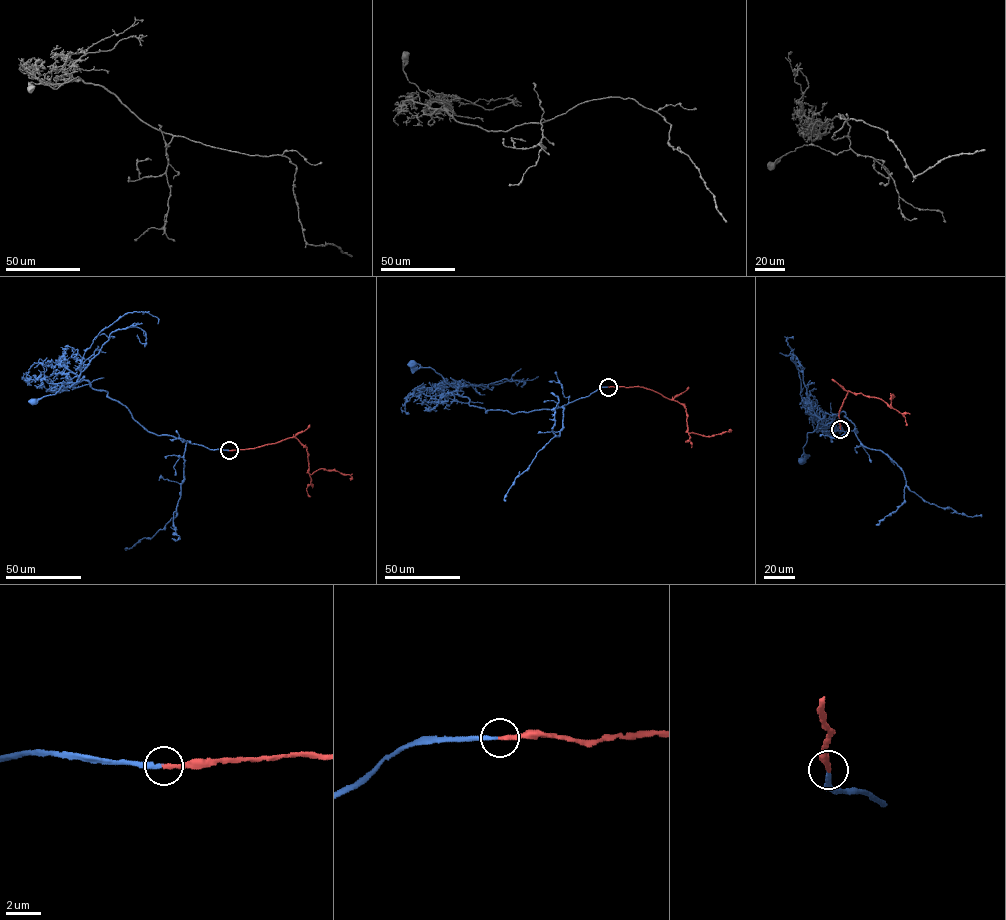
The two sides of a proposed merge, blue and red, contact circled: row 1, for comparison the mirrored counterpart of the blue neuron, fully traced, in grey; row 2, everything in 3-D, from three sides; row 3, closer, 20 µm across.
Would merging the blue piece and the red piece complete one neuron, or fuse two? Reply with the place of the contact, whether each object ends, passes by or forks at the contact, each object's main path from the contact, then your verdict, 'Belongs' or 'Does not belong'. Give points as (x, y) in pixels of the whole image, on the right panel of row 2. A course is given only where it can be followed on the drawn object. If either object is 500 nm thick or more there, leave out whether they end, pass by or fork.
Place: (840, 429). At the ring blue ends. At the ring red ends. Course of blue: (840, 429), (858, 432), (844, 412), (826, 412), (807, 434), (802, 461). Course of red: (840, 429), (839, 413), (849, 390), (881, 399), (892, 407), (893, 395), (890, 395), (891, 400). Belongs

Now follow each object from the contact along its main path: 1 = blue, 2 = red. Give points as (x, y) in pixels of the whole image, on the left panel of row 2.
1: (229, 450), (149, 432), (125, 406), (87, 380), (33, 402)
2: (229, 450), (253, 448), (296, 437), (307, 448), (310, 474), (325, 468), (349, 474), (350, 480)

